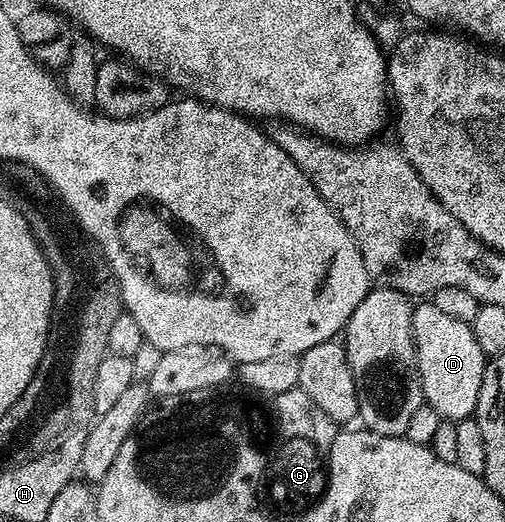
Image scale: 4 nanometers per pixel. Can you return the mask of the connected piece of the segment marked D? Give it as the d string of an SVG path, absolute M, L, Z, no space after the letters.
M432 300L419 302L422 303L414 306L412 332L425 405L436 408L443 420L471 417L478 409L480 384L488 356L480 344L476 344L471 323L452 320L452 316L440 312Z

